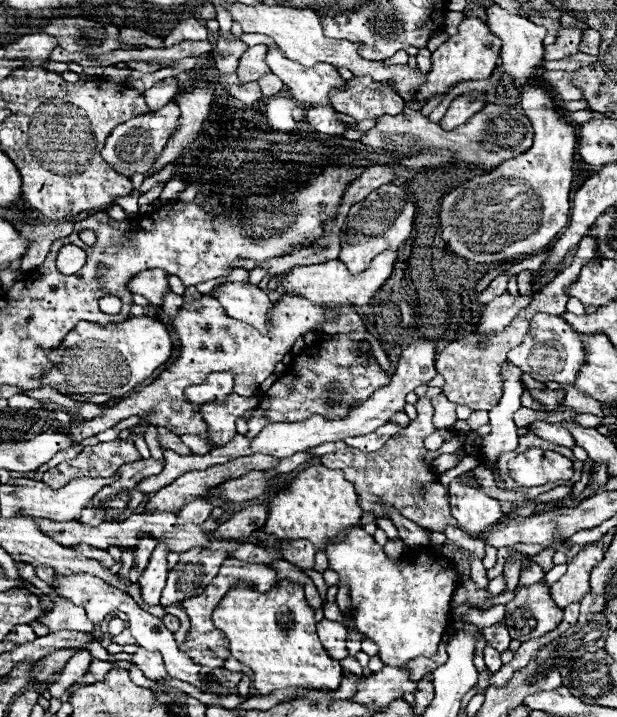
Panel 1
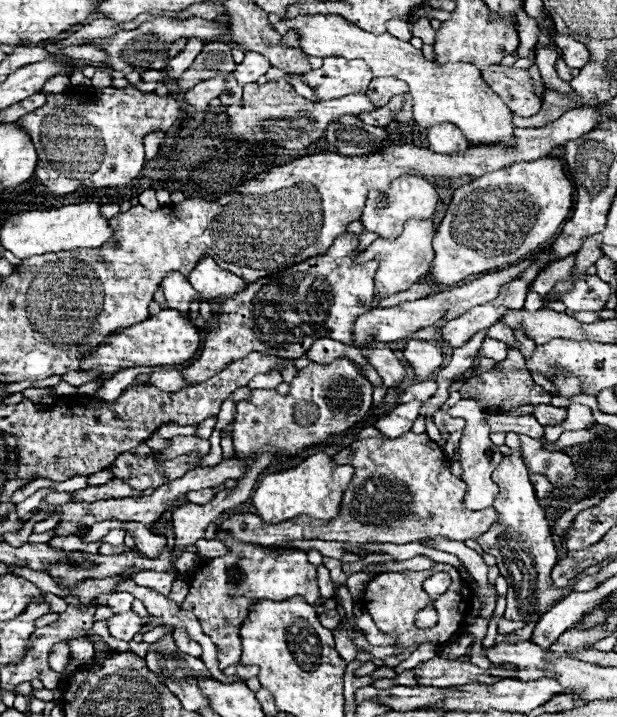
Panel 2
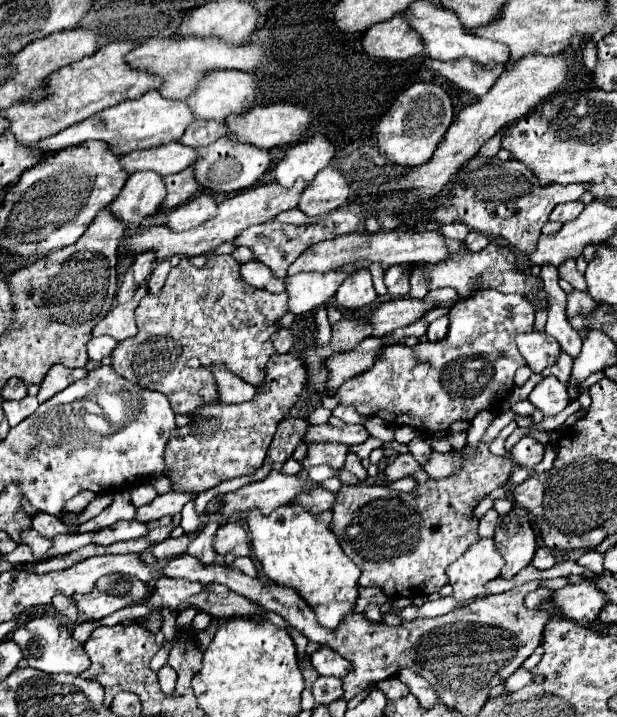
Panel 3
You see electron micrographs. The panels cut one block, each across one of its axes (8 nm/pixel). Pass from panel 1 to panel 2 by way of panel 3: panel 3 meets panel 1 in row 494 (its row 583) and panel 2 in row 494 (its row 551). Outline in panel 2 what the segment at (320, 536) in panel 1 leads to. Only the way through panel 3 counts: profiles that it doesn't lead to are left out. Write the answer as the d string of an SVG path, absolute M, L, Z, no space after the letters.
M318 452L308 456L296 468L272 472L264 476L264 480L258 484L258 488L252 494L252 504L264 522L284 522L300 514L306 514L318 520L332 520L338 516L344 488L348 486L352 476L354 476L352 466L348 464L338 466L326 452Z

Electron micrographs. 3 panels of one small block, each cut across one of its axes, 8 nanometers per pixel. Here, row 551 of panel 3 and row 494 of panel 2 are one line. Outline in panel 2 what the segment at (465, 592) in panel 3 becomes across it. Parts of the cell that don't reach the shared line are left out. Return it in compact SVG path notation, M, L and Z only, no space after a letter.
M468 398L468 400L460 400L456 406L452 406L448 410L450 416L458 416L458 418L464 418L466 420L466 428L464 428L464 436L460 440L460 464L462 464L462 480L468 484L468 492L466 492L466 498L464 498L464 504L466 508L470 510L482 510L482 508L488 508L492 506L492 500L496 498L498 494L498 486L492 482L492 472L494 468L500 464L502 460L502 452L498 446L492 444L492 440L488 438L490 434L490 428L484 420L486 416L486 410L480 410L480 404L474 400L474 398Z

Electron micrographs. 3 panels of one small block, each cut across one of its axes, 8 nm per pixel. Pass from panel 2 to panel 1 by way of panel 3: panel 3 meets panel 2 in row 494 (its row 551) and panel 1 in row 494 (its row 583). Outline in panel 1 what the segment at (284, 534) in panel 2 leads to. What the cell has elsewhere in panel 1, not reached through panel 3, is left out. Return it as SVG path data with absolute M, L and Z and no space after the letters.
M420 398L416 408L418 418L412 420L406 428L402 428L398 434L394 434L384 448L364 454L362 450L352 450L348 446L344 450L338 450L336 454L324 454L322 464L326 468L342 470L346 474L346 480L356 484L364 514L372 512L376 518L384 518L388 516L384 514L384 510L394 508L404 518L416 522L428 532L444 532L446 526L456 526L456 520L452 518L448 508L448 492L438 480L434 482L420 480L422 476L436 476L432 466L424 462L424 454L428 452L424 448L424 438L436 432L436 428L432 426L434 408L428 398Z

